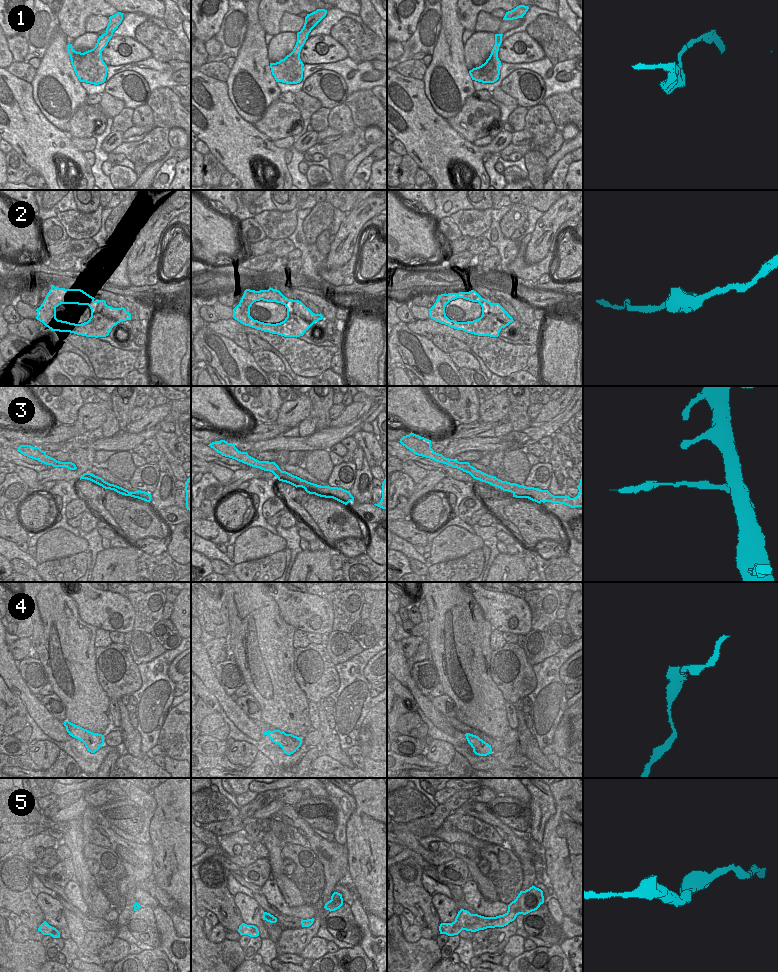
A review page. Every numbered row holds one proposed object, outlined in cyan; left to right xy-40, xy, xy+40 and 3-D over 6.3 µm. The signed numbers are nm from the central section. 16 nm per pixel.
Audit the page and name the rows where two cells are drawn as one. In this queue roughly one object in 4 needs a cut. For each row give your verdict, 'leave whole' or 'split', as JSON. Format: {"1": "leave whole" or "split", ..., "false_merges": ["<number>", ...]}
{"1": "split", "2": "leave whole", "3": "split", "4": "split", "5": "leave whole", "false_merges": ["1", "3", "4"]}

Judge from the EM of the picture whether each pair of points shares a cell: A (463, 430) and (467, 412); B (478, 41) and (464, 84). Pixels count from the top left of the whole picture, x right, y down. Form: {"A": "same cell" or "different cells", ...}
{"A": "different cells", "B": "different cells"}

